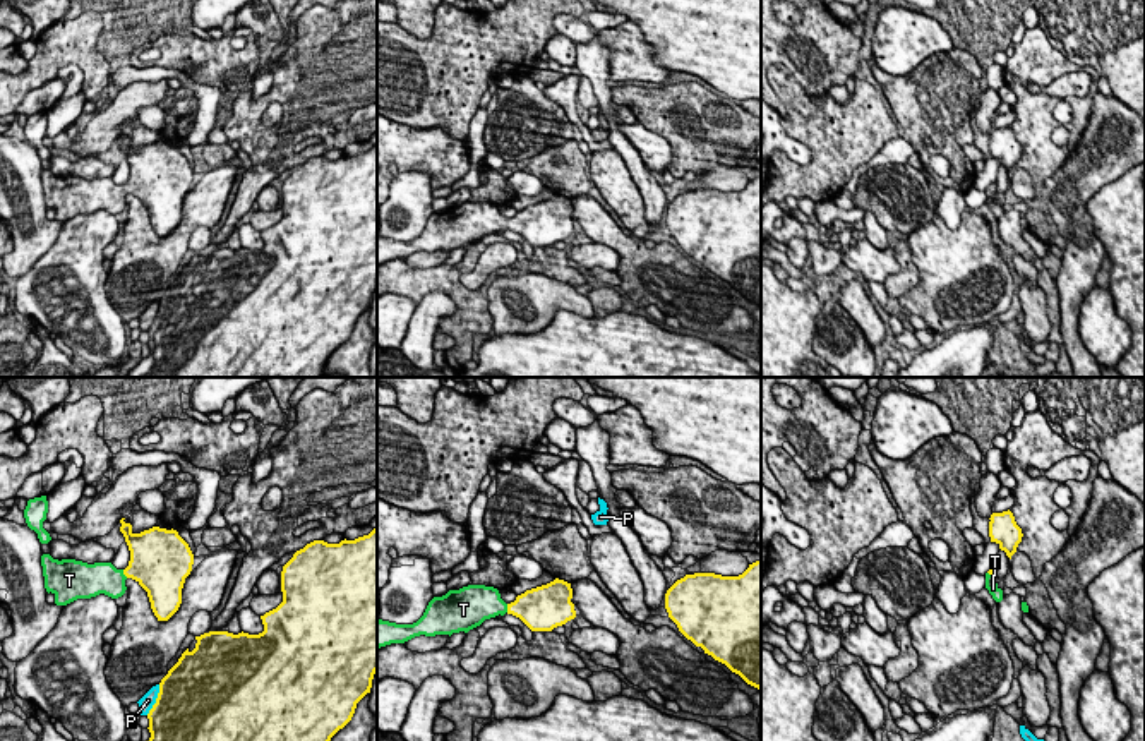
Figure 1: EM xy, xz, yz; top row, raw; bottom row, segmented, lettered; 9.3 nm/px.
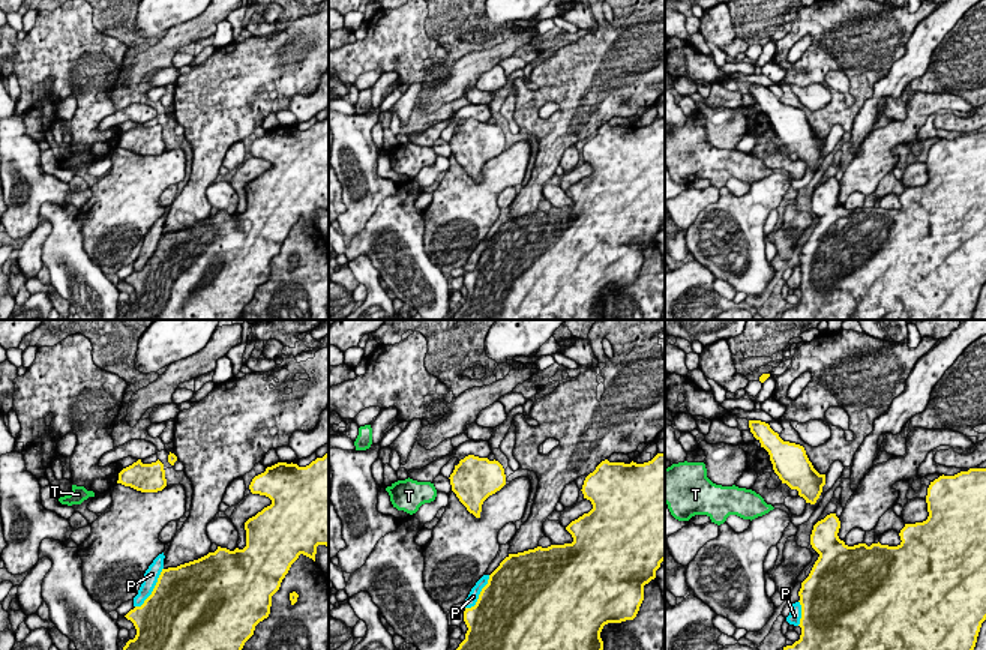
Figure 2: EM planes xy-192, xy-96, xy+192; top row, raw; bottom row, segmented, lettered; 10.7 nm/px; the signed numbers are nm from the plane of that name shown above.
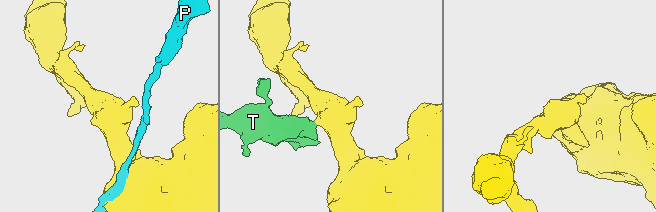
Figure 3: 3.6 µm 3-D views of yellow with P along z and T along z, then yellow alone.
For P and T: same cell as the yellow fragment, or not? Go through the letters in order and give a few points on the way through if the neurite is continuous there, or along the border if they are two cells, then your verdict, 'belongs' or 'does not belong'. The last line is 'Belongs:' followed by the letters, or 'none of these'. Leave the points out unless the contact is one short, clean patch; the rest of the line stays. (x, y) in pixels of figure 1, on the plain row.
P: does not belong
T: runs through xy (148, 180), (124, 189), (115, 194), (98, 194); belongs
Belongs: T

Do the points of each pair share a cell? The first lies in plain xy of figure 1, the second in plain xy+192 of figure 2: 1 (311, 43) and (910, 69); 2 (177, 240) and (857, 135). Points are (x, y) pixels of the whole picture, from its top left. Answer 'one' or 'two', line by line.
1: two
2: two

